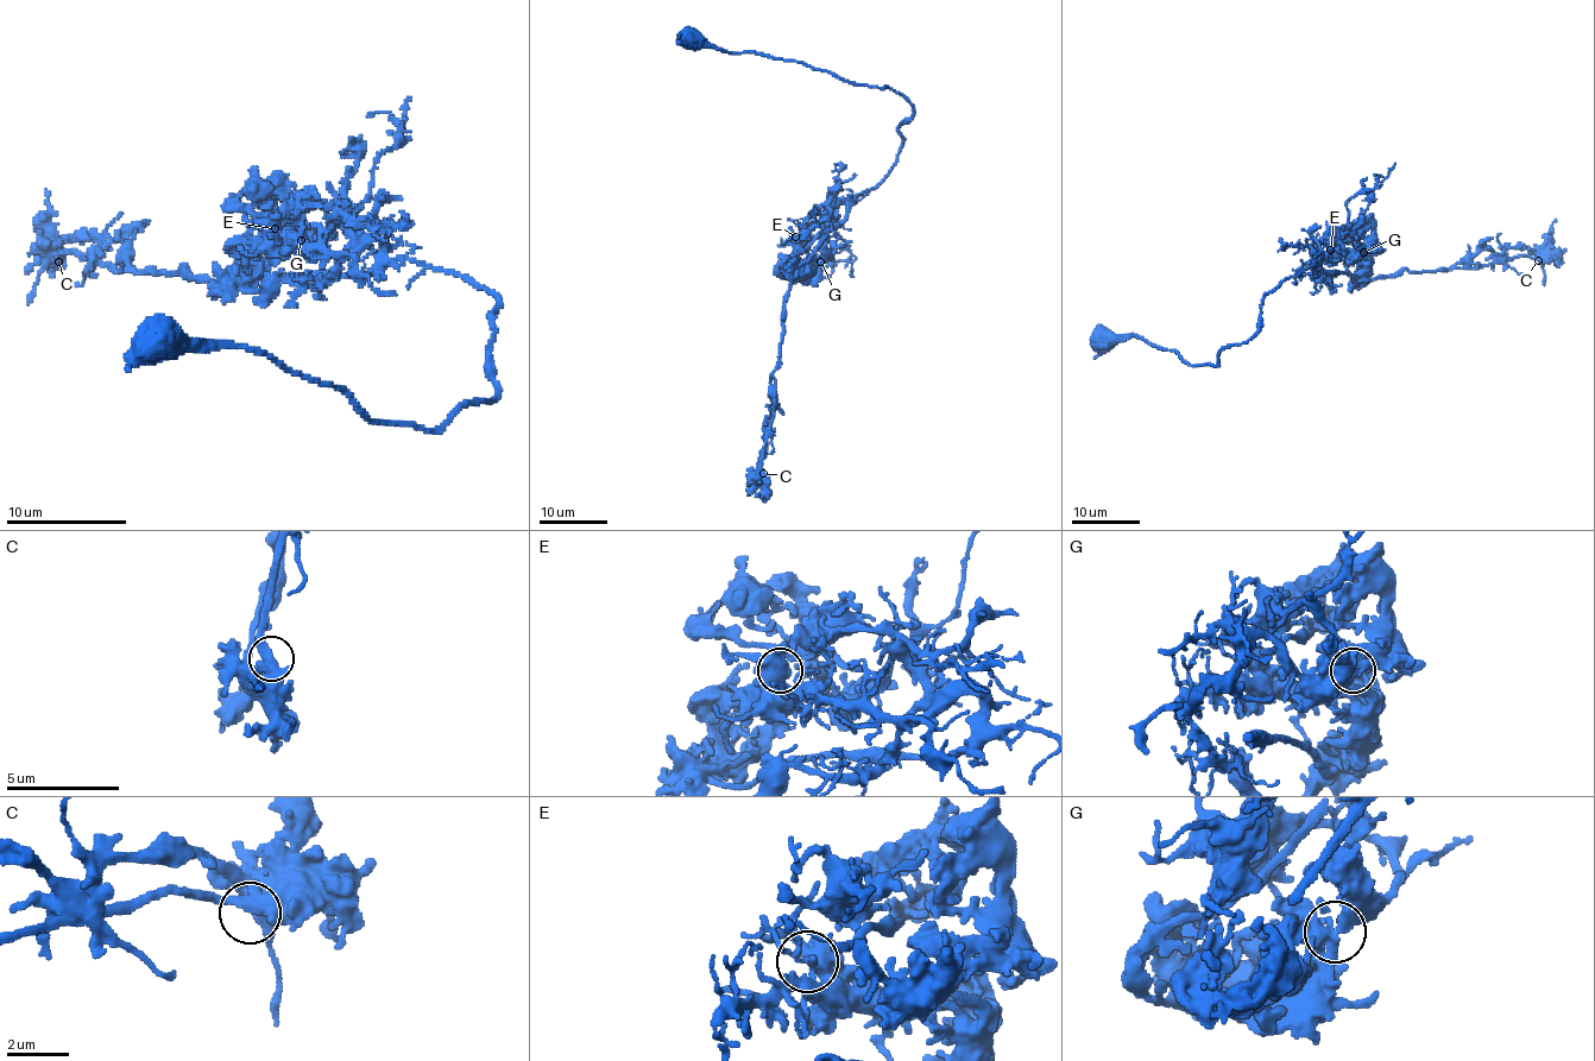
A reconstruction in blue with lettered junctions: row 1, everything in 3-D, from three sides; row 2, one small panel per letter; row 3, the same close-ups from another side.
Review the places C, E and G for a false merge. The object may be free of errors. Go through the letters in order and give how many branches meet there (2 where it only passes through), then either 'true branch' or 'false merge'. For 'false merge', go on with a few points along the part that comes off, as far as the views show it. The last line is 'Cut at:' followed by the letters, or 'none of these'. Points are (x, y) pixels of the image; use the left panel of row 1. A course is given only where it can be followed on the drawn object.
C: 2 | true branch
E: 2 | true branch
G: 2 | false merge | (300, 240), (207, 296)
Cut at: G

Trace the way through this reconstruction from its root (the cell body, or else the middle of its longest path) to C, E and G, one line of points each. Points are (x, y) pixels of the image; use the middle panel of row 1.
C: (688, 38), (891, 88), (913, 108), (899, 128), (895, 165), (792, 279), (763, 473)
E: (688, 38), (804, 63), (908, 101), (913, 112), (900, 125), (903, 140), (889, 174), (823, 204), (795, 237)
G: (688, 38), (804, 63), (908, 101), (895, 165), (872, 188), (839, 201), (820, 263)

